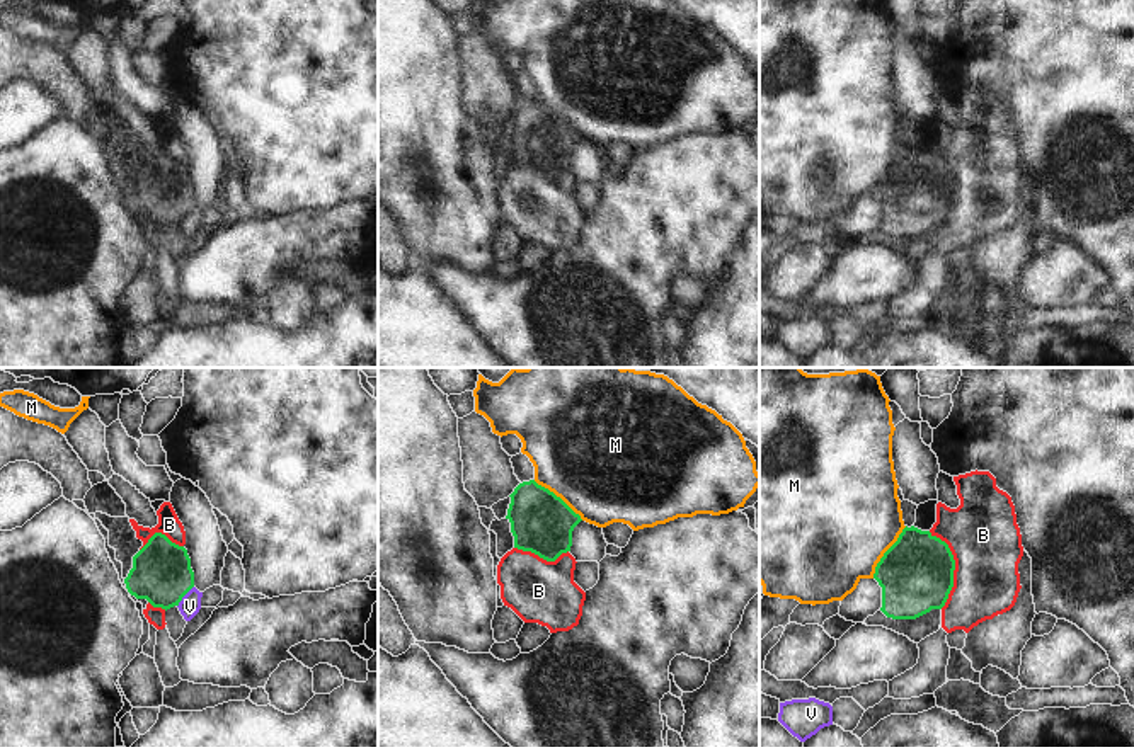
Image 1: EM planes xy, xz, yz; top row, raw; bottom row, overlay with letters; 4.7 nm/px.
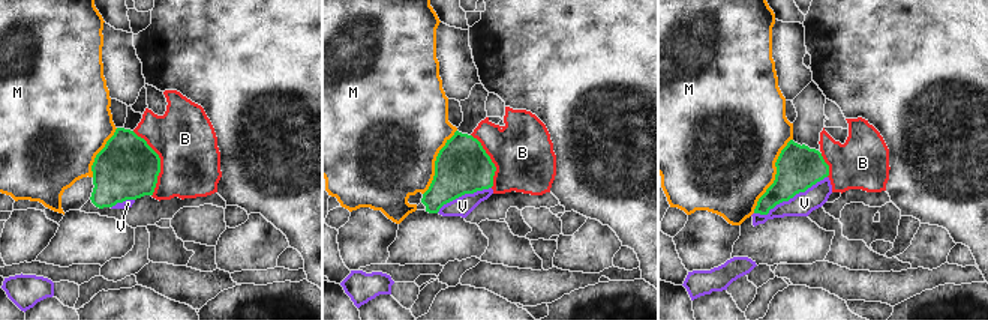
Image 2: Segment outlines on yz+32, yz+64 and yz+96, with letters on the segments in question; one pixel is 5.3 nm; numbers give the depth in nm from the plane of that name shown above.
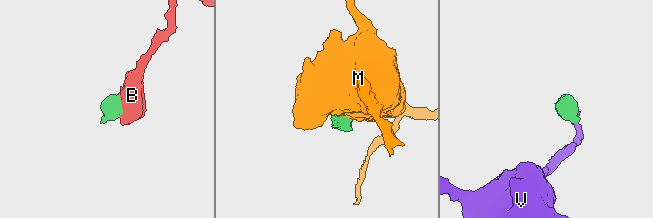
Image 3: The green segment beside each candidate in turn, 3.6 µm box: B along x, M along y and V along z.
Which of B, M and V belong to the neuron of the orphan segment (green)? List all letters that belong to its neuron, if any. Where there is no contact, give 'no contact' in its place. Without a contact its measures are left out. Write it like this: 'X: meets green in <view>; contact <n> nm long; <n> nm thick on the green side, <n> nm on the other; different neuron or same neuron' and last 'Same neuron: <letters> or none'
B: meets green in yz; contact 380 nm long; 360 nm thick on the green side, 340 nm on the other; same neuron
M: meets green in yz; contact 300 nm long; 360 nm thick on the green side, 500 nm on the other; different neuron
V: meets green in xy; contact 130 nm long; 280 nm thick on the green side, 100 nm on the other; different neuron
Same neuron: B

